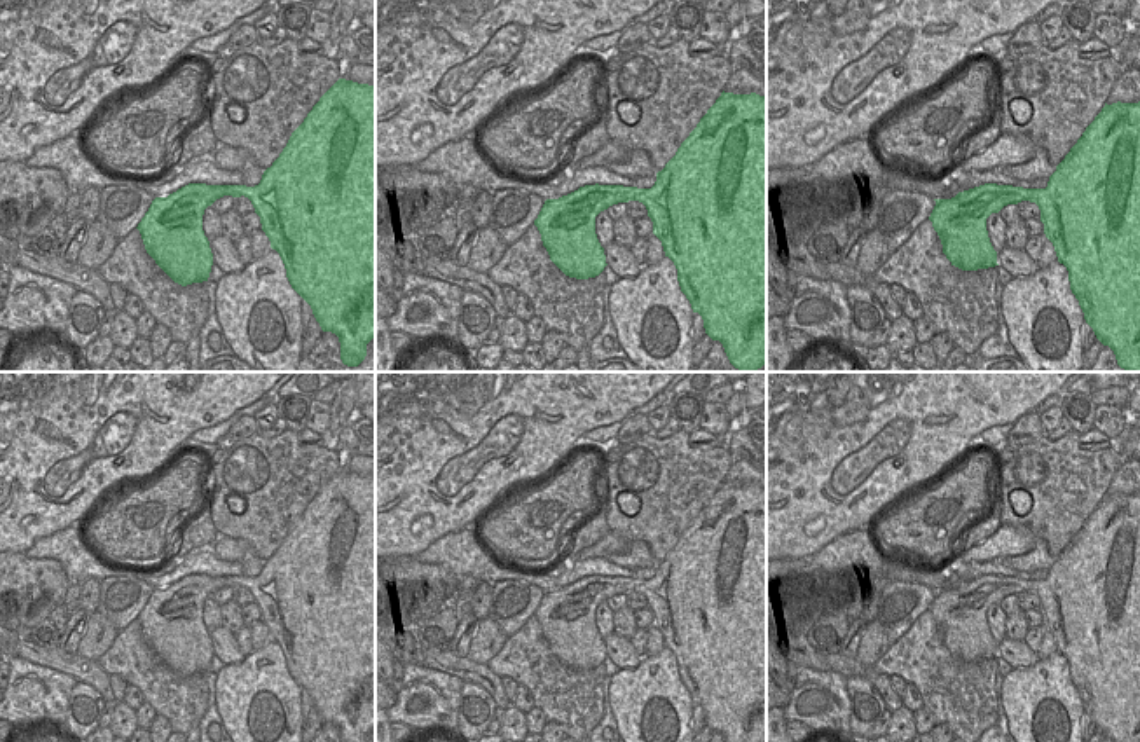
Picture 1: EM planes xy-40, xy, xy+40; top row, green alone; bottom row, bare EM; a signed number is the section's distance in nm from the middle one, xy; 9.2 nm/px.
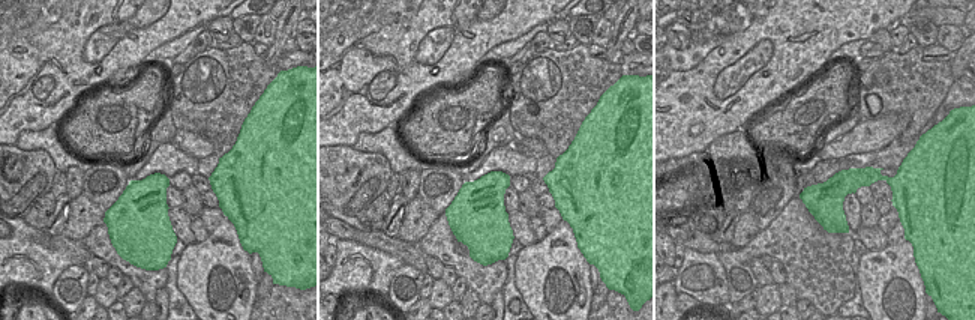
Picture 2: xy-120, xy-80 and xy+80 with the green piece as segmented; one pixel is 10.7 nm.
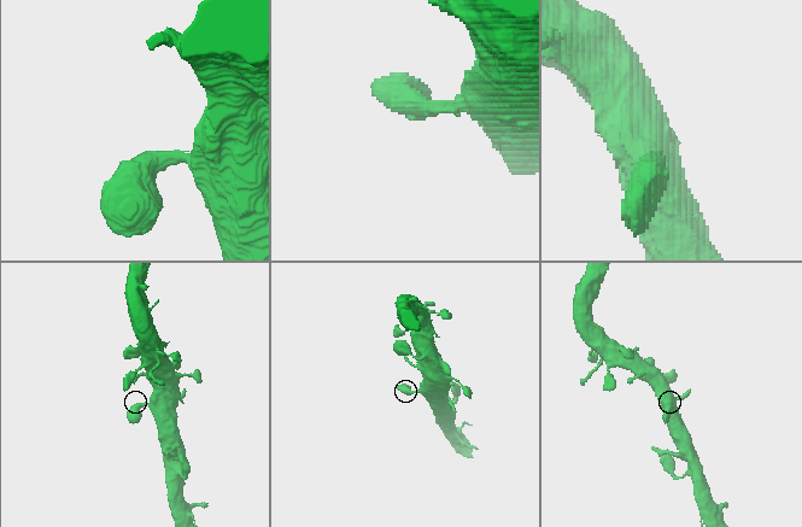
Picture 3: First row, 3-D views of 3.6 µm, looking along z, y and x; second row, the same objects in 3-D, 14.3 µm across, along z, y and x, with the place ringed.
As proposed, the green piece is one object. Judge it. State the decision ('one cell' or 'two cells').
one cell

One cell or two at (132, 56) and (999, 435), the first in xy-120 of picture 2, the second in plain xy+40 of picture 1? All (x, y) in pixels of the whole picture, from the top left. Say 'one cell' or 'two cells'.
two cells

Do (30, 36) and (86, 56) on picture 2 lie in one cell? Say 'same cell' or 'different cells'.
same cell

